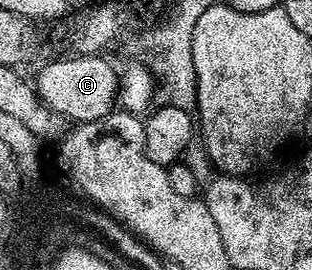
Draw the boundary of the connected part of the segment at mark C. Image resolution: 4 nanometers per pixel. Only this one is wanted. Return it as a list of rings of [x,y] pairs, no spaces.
[[[80,54],[51,62],[39,70],[33,85],[39,98],[52,110],[66,115],[72,123],[101,120],[116,109],[120,71],[106,62],[103,54]]]

